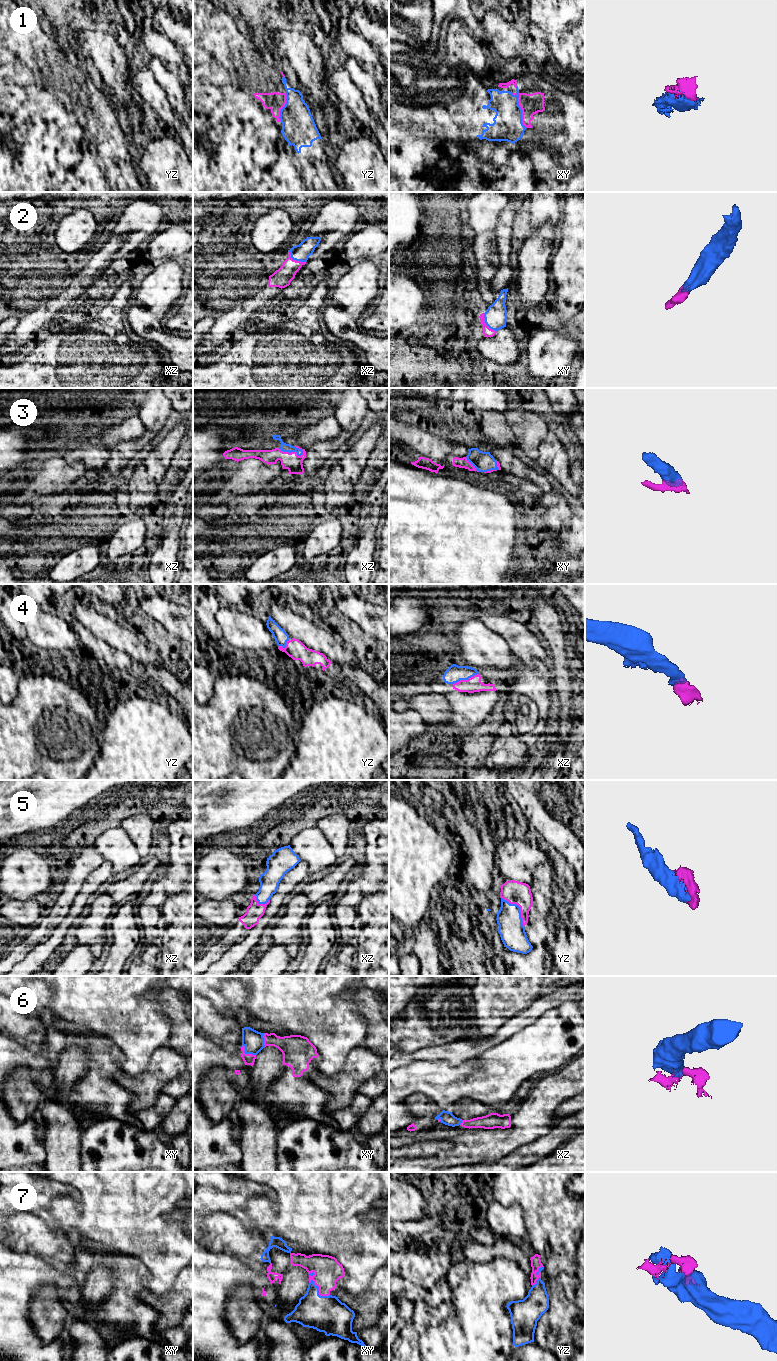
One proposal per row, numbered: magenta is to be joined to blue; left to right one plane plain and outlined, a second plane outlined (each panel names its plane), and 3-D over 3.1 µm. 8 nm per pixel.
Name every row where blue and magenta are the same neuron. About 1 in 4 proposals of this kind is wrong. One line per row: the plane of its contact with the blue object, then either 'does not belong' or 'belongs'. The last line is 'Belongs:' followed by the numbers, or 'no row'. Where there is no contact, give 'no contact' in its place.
1: xy | belongs
2: xy | belongs
3: xz | belongs
4: xz | belongs
5: yz | belongs
6: xy | belongs
7: xy | does not belong
Belongs: 1, 2, 3, 4, 5, 6

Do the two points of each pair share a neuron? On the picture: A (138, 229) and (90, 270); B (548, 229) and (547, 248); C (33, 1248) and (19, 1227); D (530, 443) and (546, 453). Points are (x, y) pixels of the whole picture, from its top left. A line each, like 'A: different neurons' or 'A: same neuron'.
A: different neurons
B: same neuron
C: same neuron
D: different neurons

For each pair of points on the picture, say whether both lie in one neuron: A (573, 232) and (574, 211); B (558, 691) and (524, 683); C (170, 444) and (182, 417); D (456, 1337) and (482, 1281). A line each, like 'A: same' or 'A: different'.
A: same
B: same
C: different
D: same

